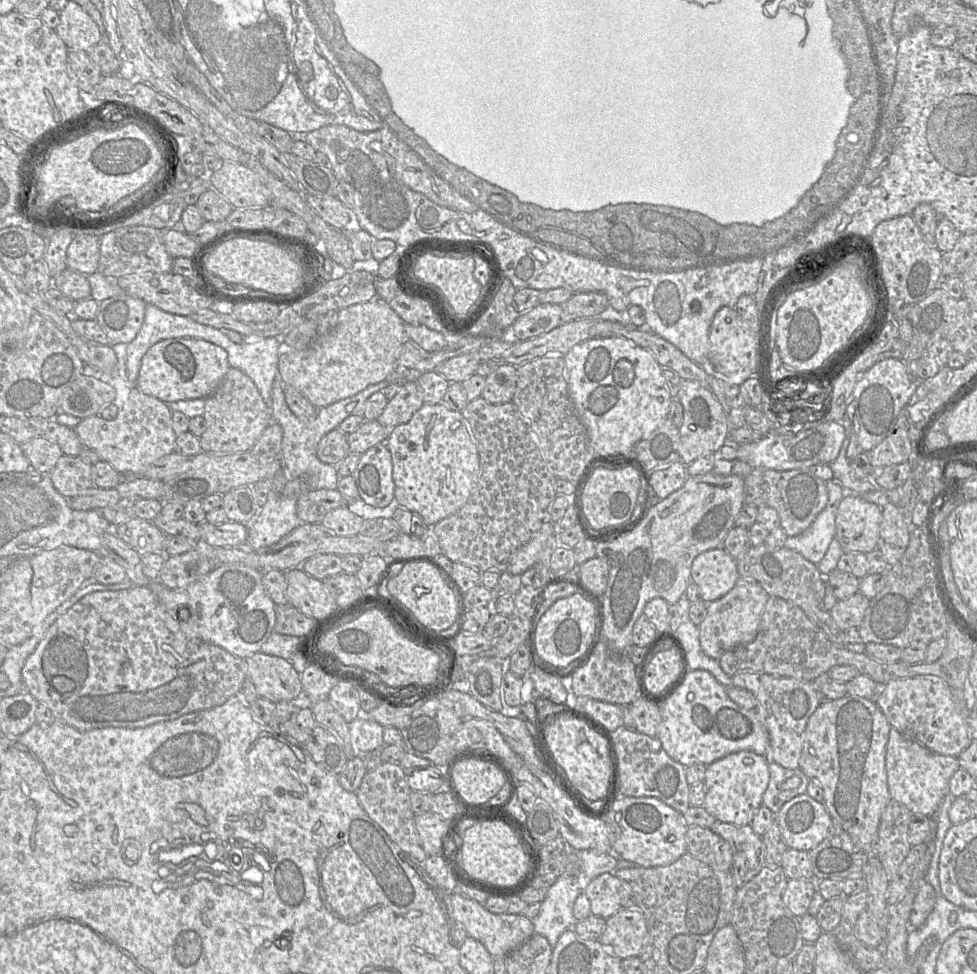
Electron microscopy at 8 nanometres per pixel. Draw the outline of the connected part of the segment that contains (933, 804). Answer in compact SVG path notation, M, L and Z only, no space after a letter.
M891 727L886 752L887 784L890 798L904 805L912 814L933 817L943 798L949 794L949 781L960 768L958 757L936 754Z

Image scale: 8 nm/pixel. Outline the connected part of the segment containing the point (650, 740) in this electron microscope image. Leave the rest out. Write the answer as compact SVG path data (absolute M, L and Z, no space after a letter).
M622 728L612 734L615 756L615 794L630 797L654 797L679 813L690 807L689 784L683 765L674 761L663 749L657 737L650 737L635 729Z

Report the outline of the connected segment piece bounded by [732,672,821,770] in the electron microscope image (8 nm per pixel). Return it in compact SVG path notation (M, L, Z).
M738 672L732 676L733 686L750 691L756 698L758 719L769 735L769 761L786 769L799 768L805 728L810 716L821 703L821 694L811 682L760 672Z

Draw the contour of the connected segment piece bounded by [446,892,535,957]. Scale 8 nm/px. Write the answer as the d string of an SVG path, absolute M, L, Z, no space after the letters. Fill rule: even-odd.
M457 892L446 896L446 905L452 920L461 923L468 936L480 941L493 957L505 957L535 933L532 920L525 915L492 913L483 904Z

